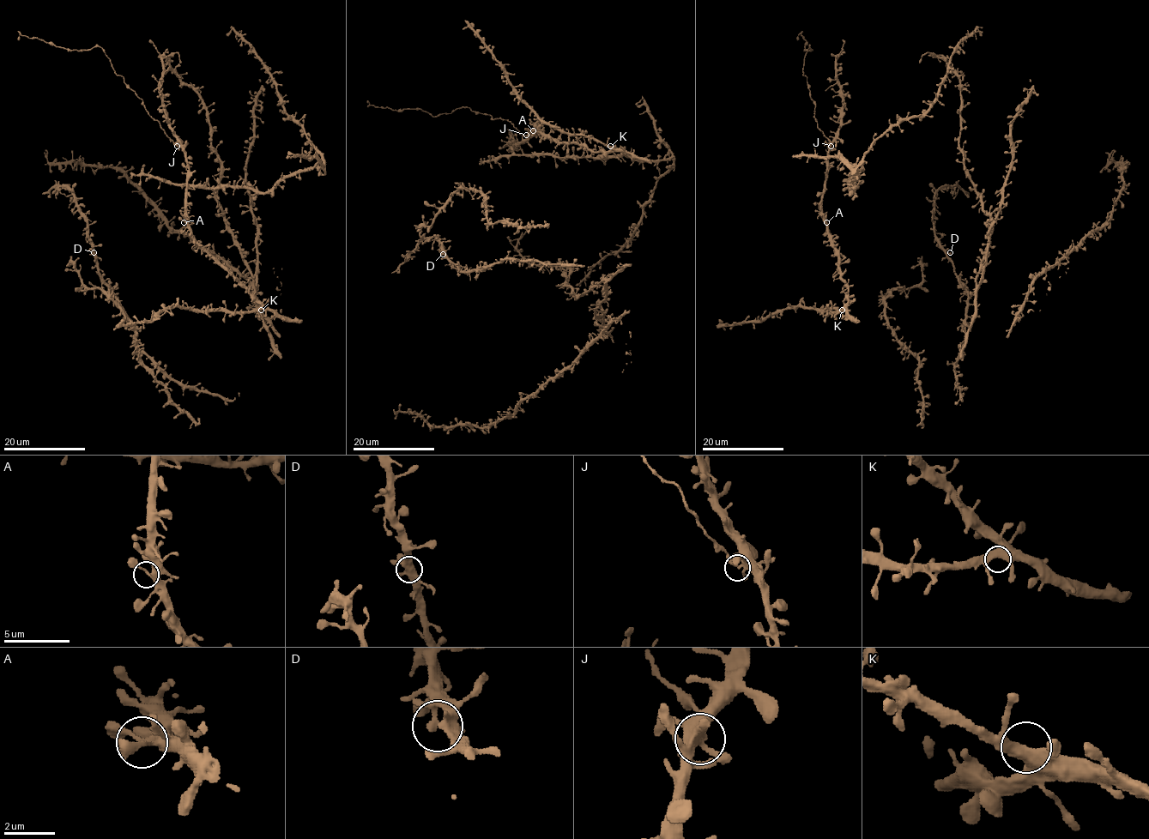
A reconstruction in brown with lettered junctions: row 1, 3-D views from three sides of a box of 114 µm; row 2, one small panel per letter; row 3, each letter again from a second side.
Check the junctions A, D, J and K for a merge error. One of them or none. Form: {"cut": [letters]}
{"cut": []}

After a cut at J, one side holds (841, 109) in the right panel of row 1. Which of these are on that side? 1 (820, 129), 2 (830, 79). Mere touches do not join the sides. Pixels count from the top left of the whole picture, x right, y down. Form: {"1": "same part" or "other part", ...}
{"1": "other part", "2": "same part"}

